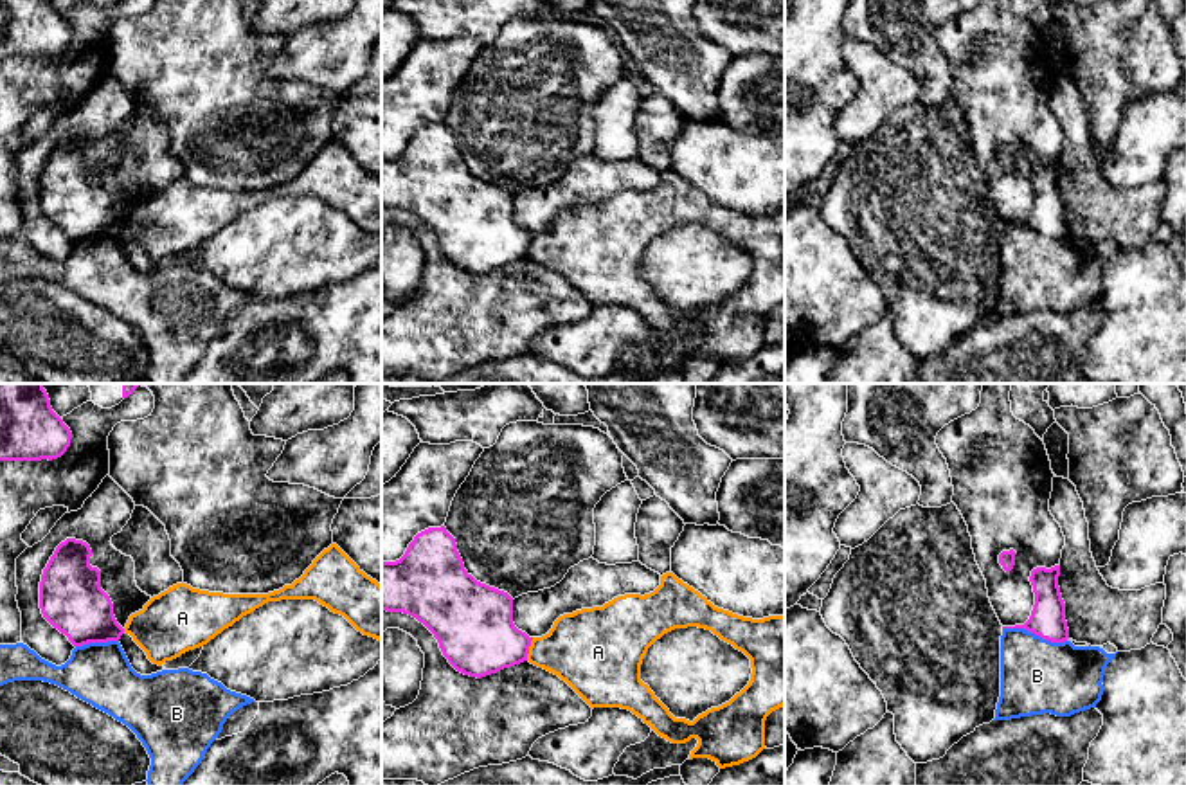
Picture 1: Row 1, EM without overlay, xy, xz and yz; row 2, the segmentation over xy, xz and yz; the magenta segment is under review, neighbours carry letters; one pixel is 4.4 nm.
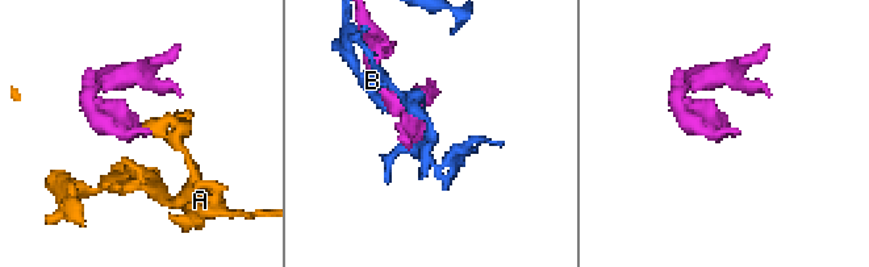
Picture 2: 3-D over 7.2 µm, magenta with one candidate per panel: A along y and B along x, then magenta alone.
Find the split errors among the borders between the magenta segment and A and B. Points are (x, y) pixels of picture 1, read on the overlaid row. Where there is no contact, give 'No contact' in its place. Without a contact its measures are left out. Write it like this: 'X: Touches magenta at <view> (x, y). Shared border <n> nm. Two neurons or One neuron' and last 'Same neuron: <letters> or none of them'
A: Touches magenta at xz (528, 649). Shared border 110 nm. Two neurons
B: Touches magenta at yz (1035, 634). Shared border 300 nm. Two neurons
Same neuron: none of them

